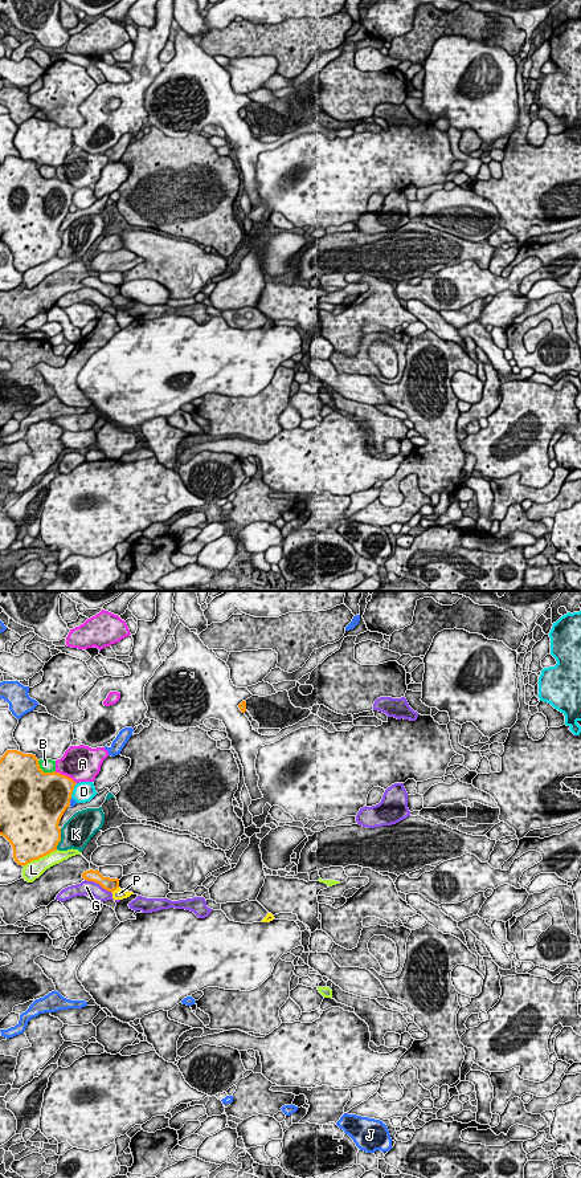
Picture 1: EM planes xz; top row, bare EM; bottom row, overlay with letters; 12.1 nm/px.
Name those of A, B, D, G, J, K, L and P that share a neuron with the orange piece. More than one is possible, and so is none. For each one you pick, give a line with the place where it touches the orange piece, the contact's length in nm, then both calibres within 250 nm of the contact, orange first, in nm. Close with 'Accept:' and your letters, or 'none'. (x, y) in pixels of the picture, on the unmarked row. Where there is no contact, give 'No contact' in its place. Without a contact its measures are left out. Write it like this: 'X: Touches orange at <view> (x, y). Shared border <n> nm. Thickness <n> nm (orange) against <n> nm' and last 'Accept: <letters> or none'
Accept: none

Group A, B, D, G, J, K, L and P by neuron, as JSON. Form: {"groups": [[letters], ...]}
{"groups": [["A"], ["B"], ["D"], ["G"], ["J"], ["K"], ["L"], ["P"]]}

